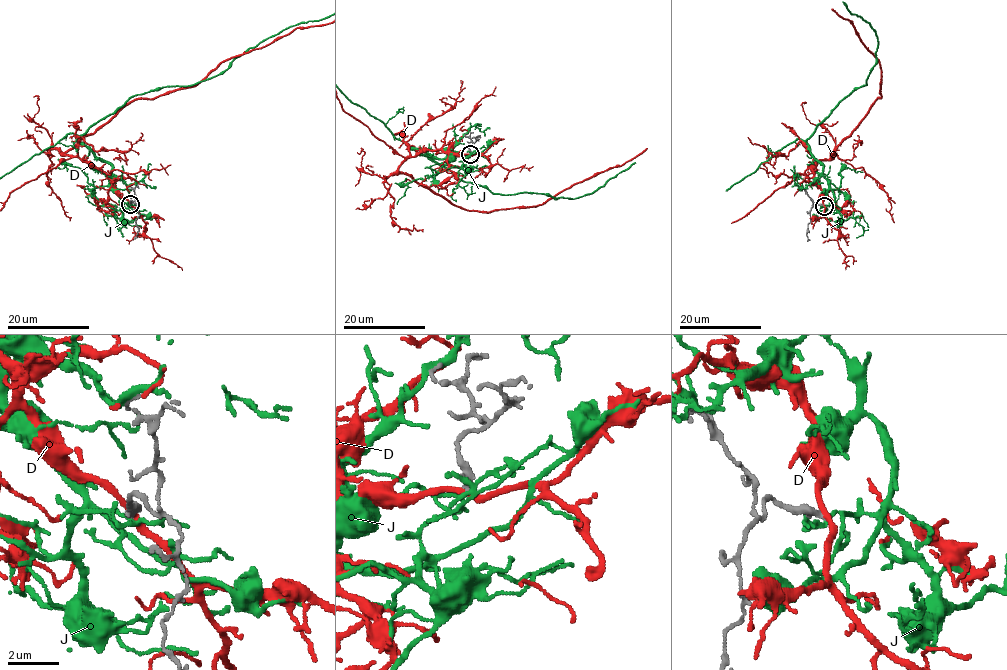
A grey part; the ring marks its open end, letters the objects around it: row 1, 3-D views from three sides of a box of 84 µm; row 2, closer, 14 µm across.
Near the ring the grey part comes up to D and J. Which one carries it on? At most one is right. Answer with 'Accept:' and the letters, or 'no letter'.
Accept: no letter

